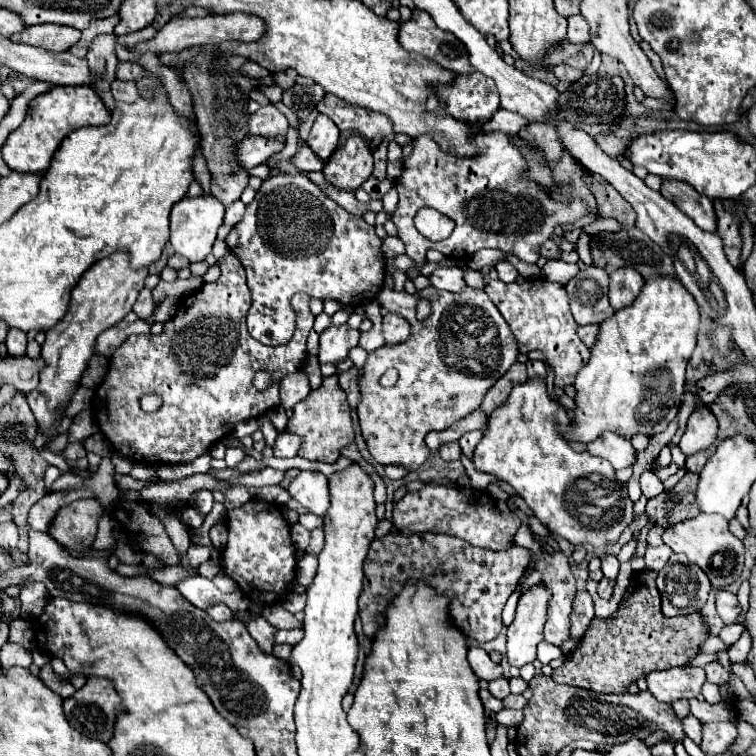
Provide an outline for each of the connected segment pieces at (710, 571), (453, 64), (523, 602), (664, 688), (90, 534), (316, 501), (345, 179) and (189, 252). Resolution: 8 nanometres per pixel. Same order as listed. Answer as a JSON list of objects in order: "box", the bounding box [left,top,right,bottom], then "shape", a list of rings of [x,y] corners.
[{"box":[662,513,744,587],"shape":[[[700,513],[694,519],[680,521],[672,527],[668,527],[662,533],[662,541],[674,551],[674,553],[686,553],[686,557],[702,567],[702,571],[708,575],[710,583],[714,587],[724,587],[740,579],[742,569],[744,569],[744,545],[740,539],[736,539],[728,531],[728,521],[718,515],[706,515]]]},{"box":[398,9,476,75],"shape":[[[414,9],[410,21],[400,25],[398,39],[406,51],[422,53],[424,57],[440,63],[444,69],[466,75],[476,71],[468,61],[462,41],[458,41],[452,33],[442,31],[426,11]]]},{"box":[508,583,550,667],"shape":[[[544,583],[526,589],[518,601],[516,619],[508,627],[508,661],[514,667],[536,661],[536,645],[544,639],[542,627],[546,623],[546,609],[550,589]]]},{"box":[646,667,706,703],"shape":[[[674,667],[668,671],[654,671],[646,677],[648,691],[662,703],[678,699],[694,699],[706,681],[702,667]]]},{"box":[48,499,102,553],"shape":[[[78,499],[64,505],[50,523],[48,535],[72,549],[74,553],[88,549],[96,539],[96,523],[102,515],[102,505],[96,499]]]},{"box":[288,471,330,517],"shape":[[[302,471],[288,487],[288,493],[310,513],[324,517],[330,507],[328,479],[318,471]]]},{"box":[322,135,372,191],"shape":[[[360,135],[350,137],[350,141],[330,155],[322,175],[336,189],[356,191],[372,175],[372,151],[368,143]]]},{"box":[170,195,224,263],"shape":[[[212,195],[200,197],[184,197],[174,203],[170,213],[170,243],[176,253],[184,255],[192,263],[202,261],[210,251],[212,243],[216,241],[216,231],[224,221],[224,205]]]}]

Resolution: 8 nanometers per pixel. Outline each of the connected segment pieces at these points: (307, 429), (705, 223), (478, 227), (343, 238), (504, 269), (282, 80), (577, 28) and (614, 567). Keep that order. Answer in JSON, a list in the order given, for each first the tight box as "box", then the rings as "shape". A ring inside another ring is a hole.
[{"box":[286,375,354,463],"shape":[[[338,375],[324,377],[322,387],[316,391],[310,391],[306,399],[294,405],[294,415],[288,421],[286,427],[288,433],[296,433],[304,437],[304,443],[298,451],[300,457],[308,461],[322,461],[322,463],[334,463],[338,459],[338,451],[354,441],[354,427],[350,417],[350,407],[346,401],[346,393],[338,385]]]},{"box":[660,179,716,231],"shape":[[[662,179],[660,193],[670,203],[674,203],[678,209],[682,209],[682,213],[686,213],[688,217],[692,217],[698,227],[708,229],[708,231],[716,231],[714,205],[712,205],[712,201],[708,197],[698,195],[698,191],[694,187],[690,187],[684,181]]]},{"box":[392,131,590,279],"shape":[[[494,131],[474,137],[472,143],[480,149],[476,157],[454,157],[442,153],[430,135],[420,135],[414,141],[414,151],[404,159],[402,175],[396,179],[400,201],[392,213],[392,221],[398,225],[406,255],[416,261],[416,267],[408,271],[410,279],[414,279],[426,263],[428,249],[436,249],[454,259],[468,259],[480,249],[500,249],[526,263],[536,263],[540,259],[540,247],[550,239],[554,227],[570,225],[590,213],[584,201],[572,199],[570,203],[560,203],[534,181],[522,179],[526,163],[510,135]],[[422,207],[432,207],[456,223],[448,239],[434,243],[414,229],[412,219]]]},{"box":[226,175,386,345],"shape":[[[278,175],[264,179],[254,201],[246,205],[242,221],[232,227],[226,243],[230,251],[238,255],[248,275],[248,289],[252,293],[248,331],[264,345],[282,345],[292,338],[296,324],[290,300],[298,291],[322,301],[334,299],[344,307],[362,307],[384,287],[386,261],[382,255],[382,239],[376,235],[374,227],[328,199],[306,175]]]},{"box":[496,261,518,283],"shape":[[[500,261],[500,263],[496,265],[496,271],[498,271],[498,275],[500,275],[500,279],[502,279],[504,283],[512,283],[512,281],[516,281],[516,277],[518,277],[516,267],[510,265],[508,261]]]},{"box":[272,69,296,89],"shape":[[[286,69],[286,71],[280,71],[280,73],[272,73],[272,79],[274,79],[274,83],[280,85],[282,89],[288,89],[290,85],[294,85],[296,73],[294,73],[294,69]]]},{"box":[568,15,588,43],"shape":[[[574,15],[568,19],[568,39],[574,43],[588,41],[588,23],[582,15]]]},{"box":[602,553,620,579],"shape":[[[608,553],[602,555],[602,573],[604,573],[604,577],[616,579],[618,567],[620,567],[620,563],[618,563],[618,559],[614,555],[608,555]]]}]

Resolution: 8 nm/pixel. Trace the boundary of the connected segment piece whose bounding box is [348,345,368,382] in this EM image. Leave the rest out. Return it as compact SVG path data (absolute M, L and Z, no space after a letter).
M359 345L350 350L348 357L352 360L354 365L359 369L358 381L362 379L362 367L366 361L368 353L362 349Z

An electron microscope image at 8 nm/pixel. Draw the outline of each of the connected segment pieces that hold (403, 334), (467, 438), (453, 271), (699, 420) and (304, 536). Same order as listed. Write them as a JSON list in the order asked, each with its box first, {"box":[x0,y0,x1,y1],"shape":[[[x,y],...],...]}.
[{"box":[384,313,410,343],"shape":[[[388,313],[384,317],[384,339],[386,343],[402,343],[406,341],[410,335],[410,323],[396,315],[396,313]]]},{"box":[458,430,483,459],"shape":[[[475,430],[465,433],[459,439],[458,442],[461,450],[468,458],[472,459],[475,447],[479,443],[482,436],[483,432],[481,430]]]},{"box":[430,267,466,293],"shape":[[[440,267],[430,275],[430,283],[436,289],[444,289],[444,291],[452,291],[458,293],[466,287],[464,283],[464,271],[458,267]]]},{"box":[680,405,718,455],"shape":[[[706,405],[696,407],[688,419],[688,427],[680,441],[682,453],[694,455],[694,453],[706,449],[714,441],[716,431],[718,431],[718,423],[716,423],[716,417],[712,415],[712,411]]]},{"box":[290,523,310,551],"shape":[[[296,523],[296,525],[292,525],[290,533],[292,533],[294,545],[296,545],[300,551],[304,551],[304,549],[308,547],[308,543],[310,543],[310,531],[304,529],[300,523]]]}]

